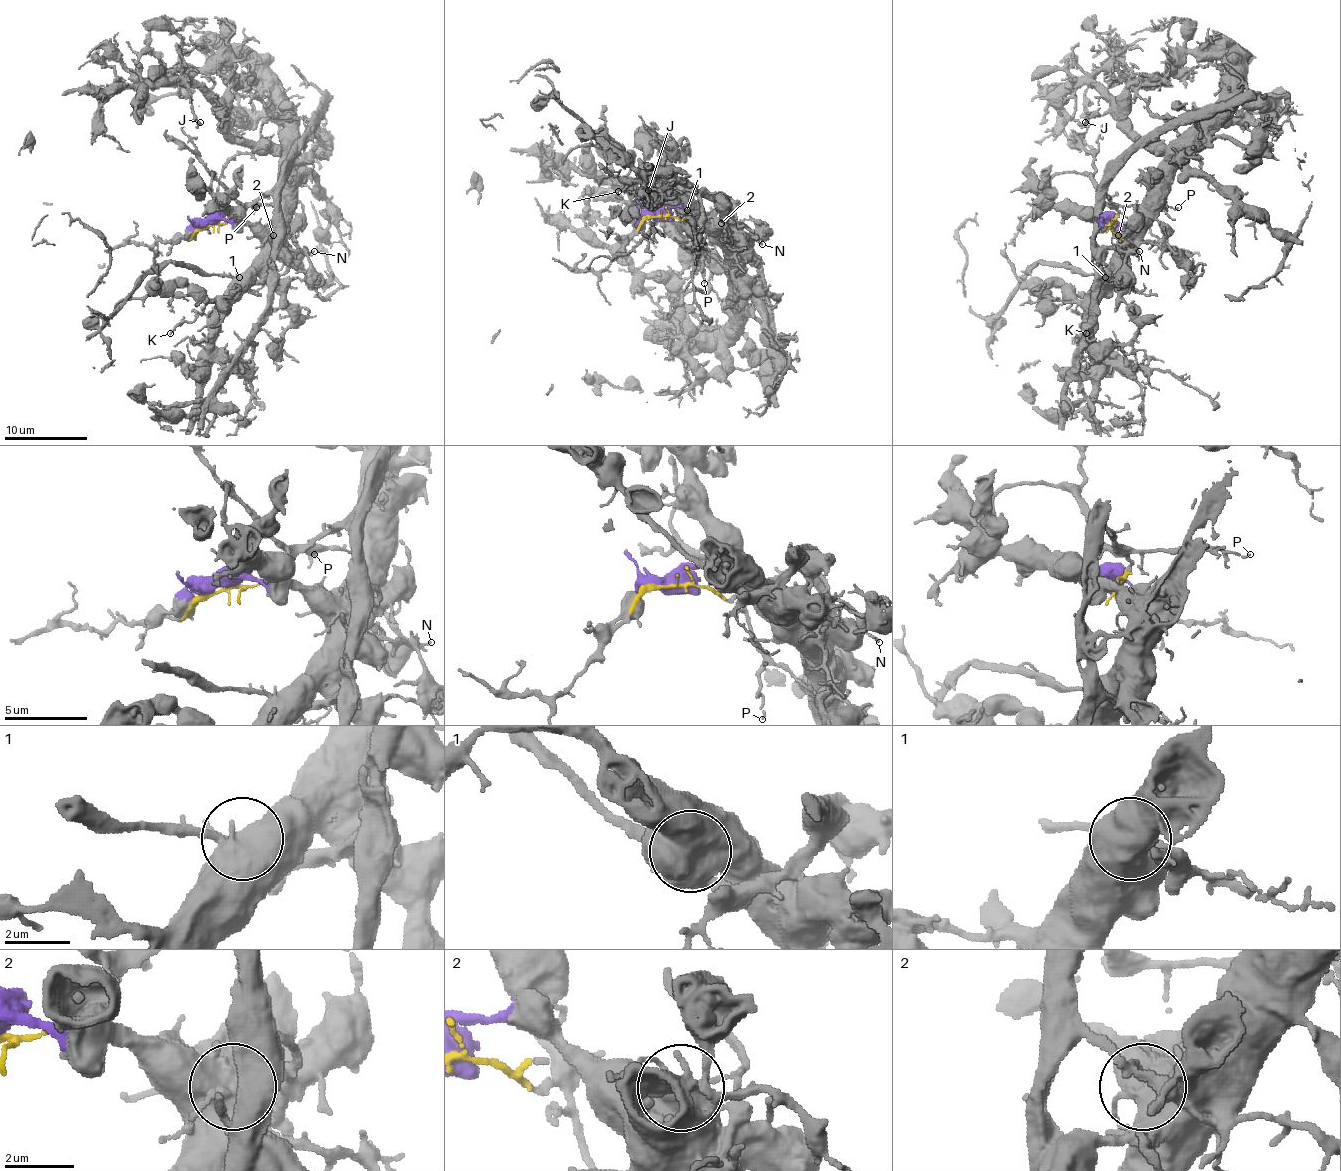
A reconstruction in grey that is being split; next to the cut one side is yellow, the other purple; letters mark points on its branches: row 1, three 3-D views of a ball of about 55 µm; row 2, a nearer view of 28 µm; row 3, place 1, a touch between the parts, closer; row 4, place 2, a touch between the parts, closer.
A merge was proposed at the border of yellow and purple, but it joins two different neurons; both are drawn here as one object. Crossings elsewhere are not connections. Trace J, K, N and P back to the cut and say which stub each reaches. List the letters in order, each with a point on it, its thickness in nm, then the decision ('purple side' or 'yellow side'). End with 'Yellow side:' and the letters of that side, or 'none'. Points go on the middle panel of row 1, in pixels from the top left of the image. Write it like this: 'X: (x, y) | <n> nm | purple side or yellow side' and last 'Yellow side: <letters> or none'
J: (648, 190) | 200 nm | purple side
K: (618, 191) | 160 nm | purple side
N: (762, 244) | 120 nm | purple side
P: (704, 283) | 100 nm | yellow side
Yellow side: P

